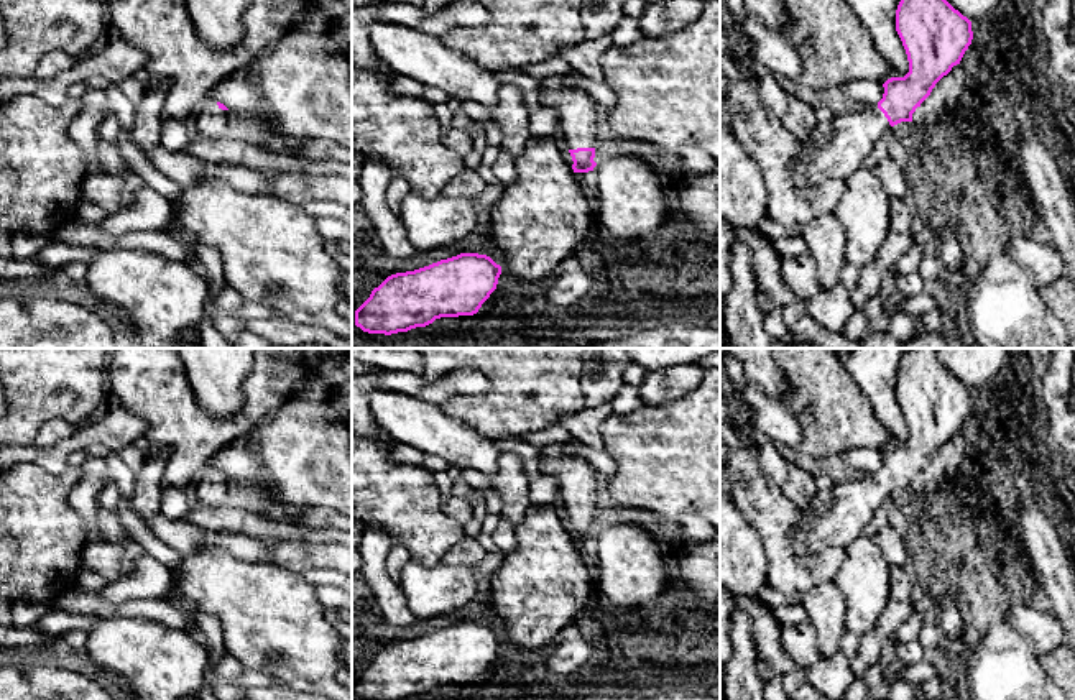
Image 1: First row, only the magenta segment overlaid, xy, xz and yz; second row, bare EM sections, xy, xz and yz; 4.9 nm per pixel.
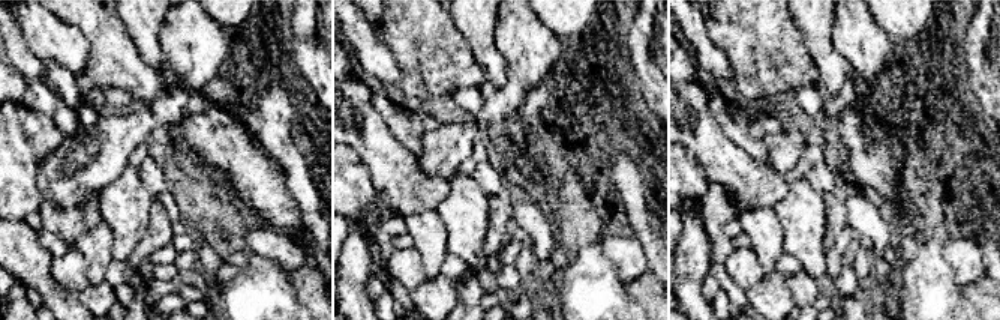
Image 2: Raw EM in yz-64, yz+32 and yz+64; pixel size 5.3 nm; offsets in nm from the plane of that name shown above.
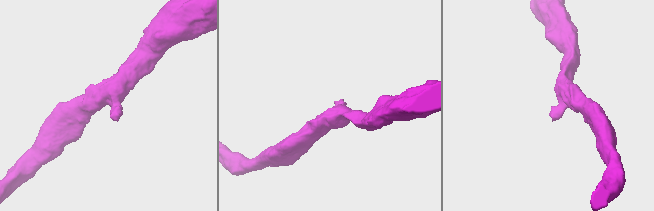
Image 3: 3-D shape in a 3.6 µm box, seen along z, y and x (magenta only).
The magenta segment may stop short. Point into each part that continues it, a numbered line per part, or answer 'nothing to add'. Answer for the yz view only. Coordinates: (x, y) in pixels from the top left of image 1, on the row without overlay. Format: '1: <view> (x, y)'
1: yz (835, 518)

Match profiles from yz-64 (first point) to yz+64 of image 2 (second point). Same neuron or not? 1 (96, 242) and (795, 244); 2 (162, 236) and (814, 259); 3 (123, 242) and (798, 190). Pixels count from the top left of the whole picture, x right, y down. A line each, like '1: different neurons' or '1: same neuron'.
1: different neurons
2: different neurons
3: same neuron

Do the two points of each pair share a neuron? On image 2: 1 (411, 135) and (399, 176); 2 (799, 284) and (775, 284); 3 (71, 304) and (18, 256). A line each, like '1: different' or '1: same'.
1: different
2: different
3: same

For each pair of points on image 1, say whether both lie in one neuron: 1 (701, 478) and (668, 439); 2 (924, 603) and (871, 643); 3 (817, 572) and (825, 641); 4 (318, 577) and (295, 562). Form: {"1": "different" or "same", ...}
{"1": "same", "2": "different", "3": "different", "4": "different"}

